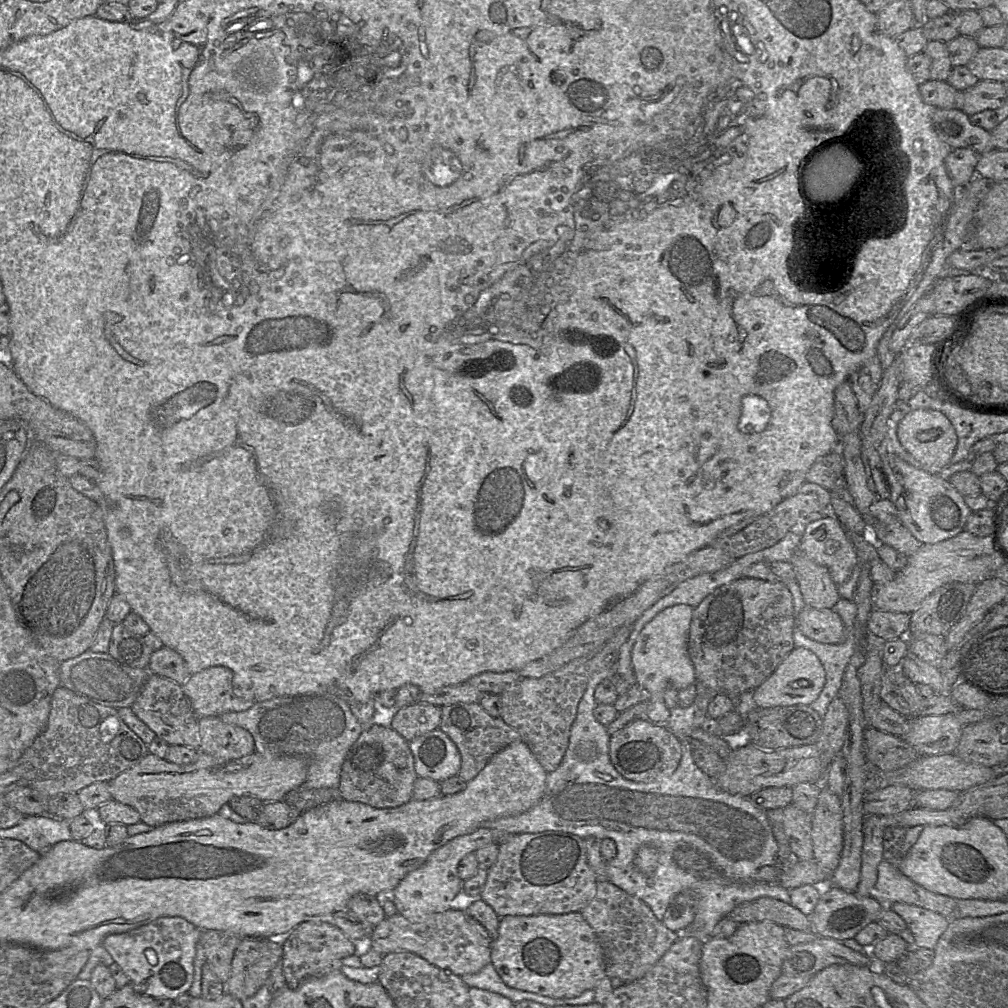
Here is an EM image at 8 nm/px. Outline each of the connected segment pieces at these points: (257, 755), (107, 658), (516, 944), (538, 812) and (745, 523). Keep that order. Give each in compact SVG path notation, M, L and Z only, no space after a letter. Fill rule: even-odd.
M198 751L198 757L196 758L196 760L193 763L190 763L188 765L177 765L171 762L168 762L166 759L159 758L152 754L148 754L135 766L122 772L116 778L109 781L108 785L109 785L109 790L111 792L113 800L116 800L122 804L125 804L134 808L140 815L140 821L154 828L154 827L161 826L161 825L171 823L171 822L210 817L212 815L217 814L219 809L224 804L229 803L229 801L233 797L236 797L236 796L242 796L242 795L252 796L252 797L259 799L263 803L276 802L276 801L283 800L289 792L297 790L298 788L302 786L302 784L305 782L307 778L307 773L308 773L308 763L304 758L299 757L299 756L278 755L272 752L256 752L255 751L252 754L248 756L244 756L240 759L222 760L222 759L217 759L217 758L212 757L211 755L201 753Z
M89 650L81 655L60 663L60 687L96 704L115 708L131 707L150 676L147 668L130 668L122 665L107 652L94 653Z
M581 911L500 918L497 936L490 944L490 963L507 986L552 998L577 997L595 989L606 977L602 947Z
M611 667L601 671L594 672L590 676L587 688L579 702L576 718L571 727L568 748L558 768L547 774L545 792L542 798L539 800L539 802L535 804L532 808L530 808L529 810L523 813L520 813L517 815L499 817L499 818L484 822L480 827L501 830L508 834L539 833L544 831L562 831L562 832L575 834L583 839L587 839L590 836L597 837L601 840L605 838L612 839L616 843L617 855L612 860L606 862L606 878L609 881L611 881L614 885L624 890L626 893L633 895L635 897L638 897L639 899L644 901L651 908L652 912L654 913L656 918L658 918L659 920L662 920L668 905L678 893L682 891L693 891L697 897L697 910L696 910L695 918L692 924L683 933L693 935L694 937L700 939L703 943L711 938L711 932L713 931L715 926L718 924L718 922L721 919L727 917L728 914L736 906L740 905L741 903L753 901L761 897L771 897L771 898L781 900L785 903L790 903L790 900L791 900L790 890L782 887L779 884L767 885L764 883L757 883L756 881L754 881L754 874L757 872L758 869L760 869L763 866L777 864L778 844L775 839L774 833L772 831L772 826L767 817L766 810L761 809L760 807L756 807L749 799L749 796L734 795L721 790L715 784L715 779L712 779L708 775L706 775L696 765L693 759L693 749L688 741L688 737L690 736L690 733L692 732L692 730L694 730L695 728L701 728L703 721L708 717L707 707L710 700L701 698L701 696L696 695L696 698L695 698L696 700L694 700L694 702L690 706L680 707L678 705L674 709L670 709L670 716L666 723L666 727L678 738L678 740L681 743L682 756L681 756L679 765L672 774L667 775L665 777L660 777L659 779L649 781L649 782L635 782L635 781L624 778L613 766L609 757L609 742L610 742L611 736L607 731L607 727L601 724L599 721L597 721L596 718L594 717L594 709L597 706L597 702L594 696L596 688L604 679L609 678L615 674L617 674L616 669L614 667ZM643 845L651 845L657 848L661 853L661 856L659 859L659 865L656 868L655 872L652 874L642 873L636 868L634 864L635 855L638 849ZM681 846L691 846L707 854L713 864L712 868L705 871L703 873L703 877L701 877L697 873L690 873L680 868L676 864L673 858L673 853Z
M805 481L794 495L782 500L769 512L756 518L743 520L725 529L710 546L723 550L733 560L742 558L747 554L772 547L783 539L788 532L792 530L802 532L808 523L832 514L830 502L829 490L816 483Z

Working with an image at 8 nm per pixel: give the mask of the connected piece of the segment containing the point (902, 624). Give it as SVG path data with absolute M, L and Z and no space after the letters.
M873 609L867 620L867 632L884 641L905 637L909 626L910 615L906 613Z

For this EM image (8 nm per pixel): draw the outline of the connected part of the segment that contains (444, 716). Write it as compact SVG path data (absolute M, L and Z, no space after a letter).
M479 702L455 703L441 707L441 721L438 728L457 746L461 755L458 776L465 782L475 778L494 754L522 739L517 730L506 724L501 717L489 715Z

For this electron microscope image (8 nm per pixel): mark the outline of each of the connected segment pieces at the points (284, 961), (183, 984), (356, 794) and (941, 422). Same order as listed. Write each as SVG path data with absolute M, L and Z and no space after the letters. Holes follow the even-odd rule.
M303 922L281 938L281 965L286 986L296 988L303 981L326 975L341 967L341 960L356 954L357 942L348 939L343 932L328 923Z
M161 917L132 931L110 935L103 940L102 946L111 955L114 963L119 965L124 974L130 979L131 984L142 984L141 987L144 988L143 994L154 999L174 1000L178 996L188 993L193 983L194 957L200 933L201 930L182 917ZM146 949L151 949L156 953L158 959L156 965L150 965L147 961L144 954Z
M368 724L345 756L337 790L345 801L395 808L412 799L416 778L409 742L391 727Z
M916 409L907 413L898 423L897 437L903 448L920 463L940 469L950 464L957 445L952 423L942 412L933 409Z

